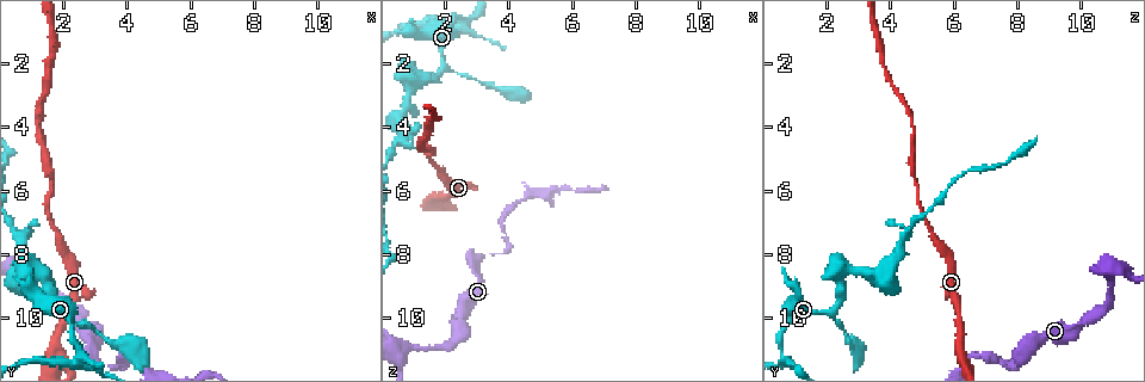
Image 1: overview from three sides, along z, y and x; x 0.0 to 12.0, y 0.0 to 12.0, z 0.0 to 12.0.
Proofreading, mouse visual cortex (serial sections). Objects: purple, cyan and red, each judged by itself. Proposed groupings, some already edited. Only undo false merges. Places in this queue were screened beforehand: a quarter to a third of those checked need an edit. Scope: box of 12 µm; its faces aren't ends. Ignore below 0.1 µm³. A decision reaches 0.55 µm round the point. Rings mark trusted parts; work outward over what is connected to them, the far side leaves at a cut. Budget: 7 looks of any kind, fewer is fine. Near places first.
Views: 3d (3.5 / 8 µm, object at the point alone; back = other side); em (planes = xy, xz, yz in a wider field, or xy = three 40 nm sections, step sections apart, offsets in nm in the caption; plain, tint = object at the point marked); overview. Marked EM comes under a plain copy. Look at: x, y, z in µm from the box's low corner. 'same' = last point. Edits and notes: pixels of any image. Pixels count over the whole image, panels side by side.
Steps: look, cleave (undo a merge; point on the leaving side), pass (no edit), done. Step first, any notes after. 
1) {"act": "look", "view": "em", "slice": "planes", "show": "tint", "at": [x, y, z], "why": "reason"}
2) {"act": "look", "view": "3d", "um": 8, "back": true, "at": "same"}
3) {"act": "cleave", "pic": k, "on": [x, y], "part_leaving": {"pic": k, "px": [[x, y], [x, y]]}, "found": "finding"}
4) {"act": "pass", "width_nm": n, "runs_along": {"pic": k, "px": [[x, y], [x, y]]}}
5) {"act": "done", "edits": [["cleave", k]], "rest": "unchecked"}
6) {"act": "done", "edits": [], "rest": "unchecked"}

{"act": "look", "view": "3d", "um": 3.5, "at": [1.8, 11.2, 6.3], "why": "sudden change in width"}

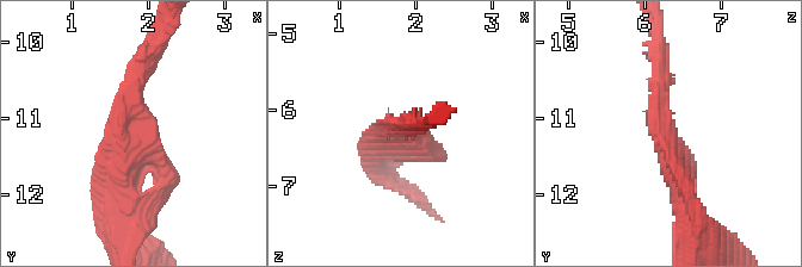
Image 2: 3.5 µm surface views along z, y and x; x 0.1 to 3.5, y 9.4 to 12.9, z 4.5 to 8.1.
{"act": "look", "view": "em", "slice": "planes", "show": "tint", "at": [1.70, 11.25, 6.30], "arms": 3, "arm_widths_nm": [250, 250, 250], "why": "shape alone is not enough"}

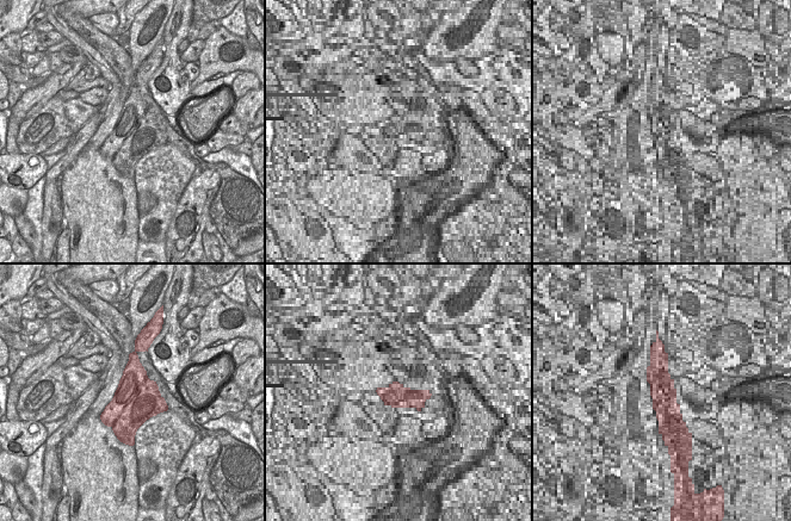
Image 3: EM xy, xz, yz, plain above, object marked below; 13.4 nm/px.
{"act": "look", "view": "em", "slice": "xy", "step": 3, "show": "tint", "at": "same", "why": "another direction"}

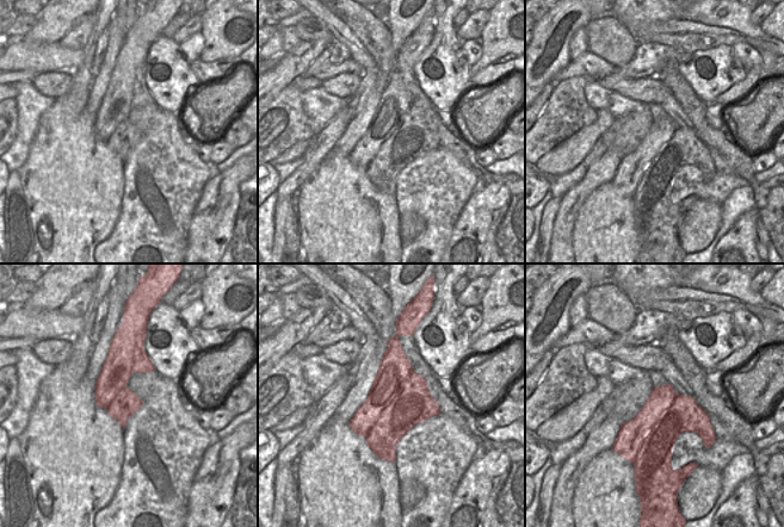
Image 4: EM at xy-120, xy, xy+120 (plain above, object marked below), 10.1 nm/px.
{"act": "cleave", "pic": 2, "on": [152, 204], "width_nm": 600, "found": "a second cell is stuck on"}

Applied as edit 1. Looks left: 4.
{"act": "look", "view": "3d", "um": 3.5, "at": [2.9, 11.2, 8.2], "why": "sharp bend"}

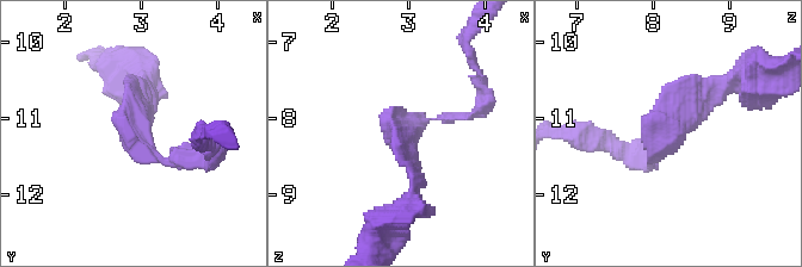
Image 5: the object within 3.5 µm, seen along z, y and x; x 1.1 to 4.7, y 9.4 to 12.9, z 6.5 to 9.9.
{"act": "look", "view": "em", "slice": "planes", "show": "tint", "at": [2.95, 11.30, 8.15]}

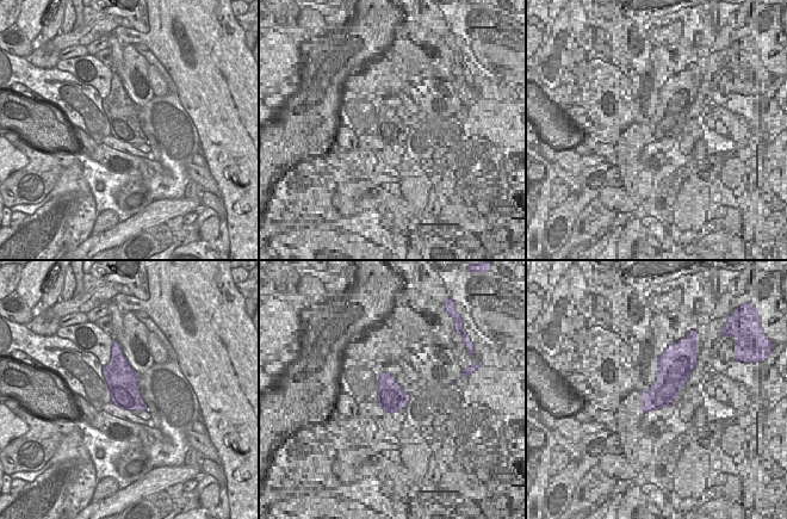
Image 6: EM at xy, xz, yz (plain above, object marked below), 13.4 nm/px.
{"act": "pass", "runs_along": {"pic": 5, "px": [[721, 82], [709, 86], [648, 163]]}, "found": "one cell here"}

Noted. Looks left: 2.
{"act": "look", "view": "3d", "um": 3.5, "at": [2.4, 10.0, 2.3], "why": "thin neck"}

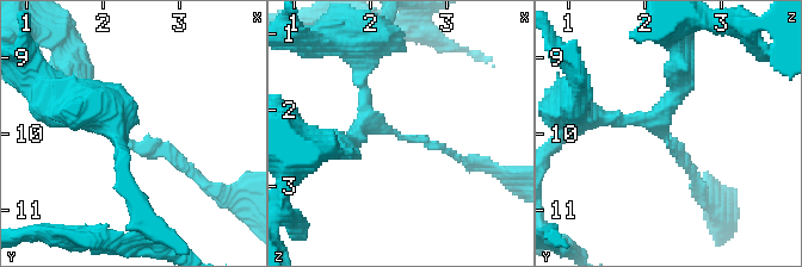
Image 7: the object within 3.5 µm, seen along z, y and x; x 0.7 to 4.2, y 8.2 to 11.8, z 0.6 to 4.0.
{"act": "look", "view": "em", "slice": "xy", "step": 2, "show": "tint", "at": [2.35, 10.10, 2.30], "arm_widths_nm": [100, 200]}

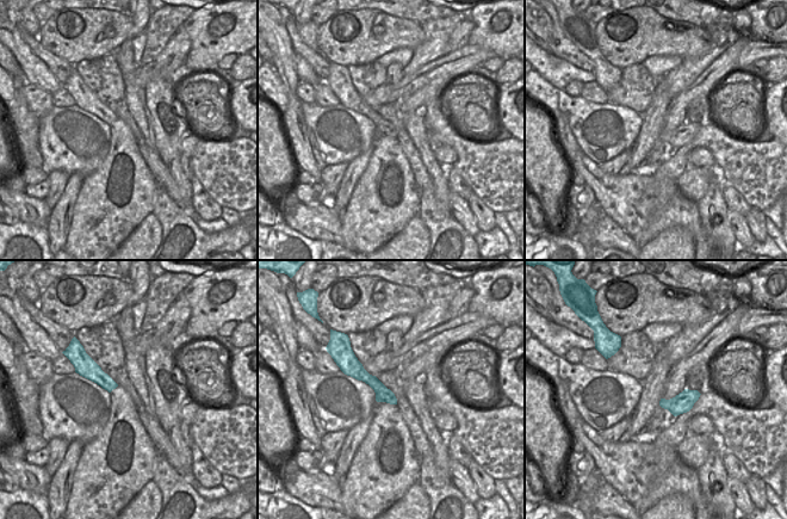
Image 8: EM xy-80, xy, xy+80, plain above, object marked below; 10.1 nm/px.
{"act": "pass", "width_nm": 150, "runs_along": {"pic": 8, "px": [[347, 368], [371, 380], [394, 401]]}, "found": "all the same cell"}

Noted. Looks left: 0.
{"act": "done", "edits": [["cleave", 2]], "rest": "unchecked"}

